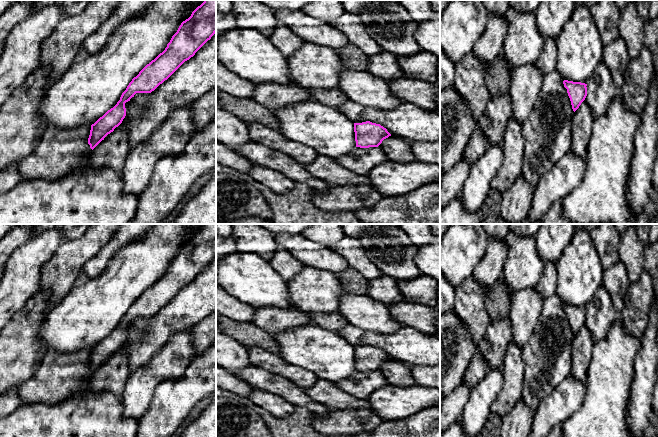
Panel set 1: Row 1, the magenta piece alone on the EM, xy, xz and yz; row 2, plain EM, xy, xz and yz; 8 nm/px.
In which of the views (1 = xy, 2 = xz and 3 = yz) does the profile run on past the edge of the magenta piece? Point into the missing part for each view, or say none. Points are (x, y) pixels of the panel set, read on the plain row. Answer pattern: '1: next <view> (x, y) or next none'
1: next none
2: next none
3: next none

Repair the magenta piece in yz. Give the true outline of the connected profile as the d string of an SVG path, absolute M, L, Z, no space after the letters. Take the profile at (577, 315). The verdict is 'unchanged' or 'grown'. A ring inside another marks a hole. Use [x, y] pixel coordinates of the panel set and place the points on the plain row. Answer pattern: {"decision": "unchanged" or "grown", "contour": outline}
{"decision": "unchanged", "contour": "M564 304L564 311L567 313L572 333L575 336L587 320L587 308Z"}

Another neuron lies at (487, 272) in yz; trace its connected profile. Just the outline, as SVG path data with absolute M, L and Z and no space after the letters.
M489 238L487 251L473 271L473 277L481 284L488 294L492 285L503 275L504 263L507 258L506 240L499 241Z

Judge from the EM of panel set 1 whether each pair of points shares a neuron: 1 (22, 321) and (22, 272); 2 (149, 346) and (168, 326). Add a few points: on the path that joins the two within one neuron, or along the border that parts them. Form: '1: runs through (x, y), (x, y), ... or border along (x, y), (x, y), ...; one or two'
1: border along (38, 291), (10, 319); two
2: runs through (153, 341), (163, 331); one

